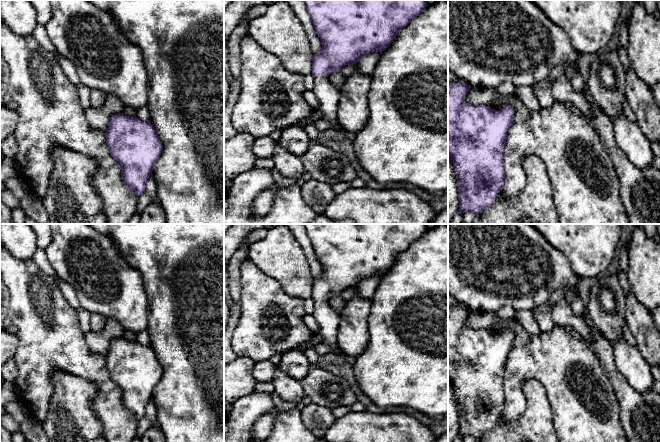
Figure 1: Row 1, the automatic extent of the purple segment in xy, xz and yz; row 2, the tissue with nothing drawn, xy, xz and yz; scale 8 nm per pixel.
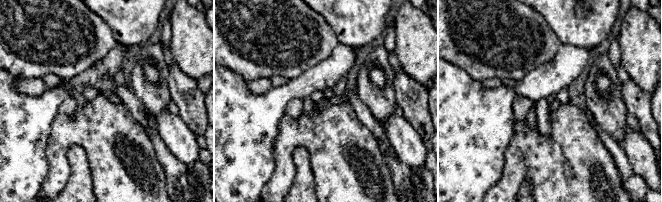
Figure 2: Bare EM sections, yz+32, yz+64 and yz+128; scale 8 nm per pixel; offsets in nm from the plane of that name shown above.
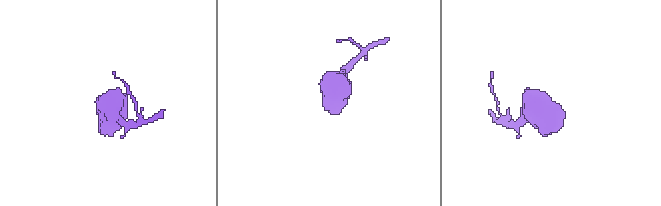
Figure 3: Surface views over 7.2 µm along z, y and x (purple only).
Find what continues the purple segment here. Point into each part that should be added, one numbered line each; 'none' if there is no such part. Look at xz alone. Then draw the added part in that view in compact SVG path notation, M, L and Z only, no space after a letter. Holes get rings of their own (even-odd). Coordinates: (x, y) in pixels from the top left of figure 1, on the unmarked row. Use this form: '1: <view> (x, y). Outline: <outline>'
1: xz (328, 320). Outline: M314 301L313 317L319 329L317 334L322 337L322 343L331 348L331 353L348 358L337 345L337 335L340 328L340 314L333 310L328 301Z

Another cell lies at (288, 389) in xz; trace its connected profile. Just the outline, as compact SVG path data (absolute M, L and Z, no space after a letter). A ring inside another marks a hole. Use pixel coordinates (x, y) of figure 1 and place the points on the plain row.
M279 367L274 372L272 384L275 393L284 401L297 404L306 396L300 381L286 375Z

